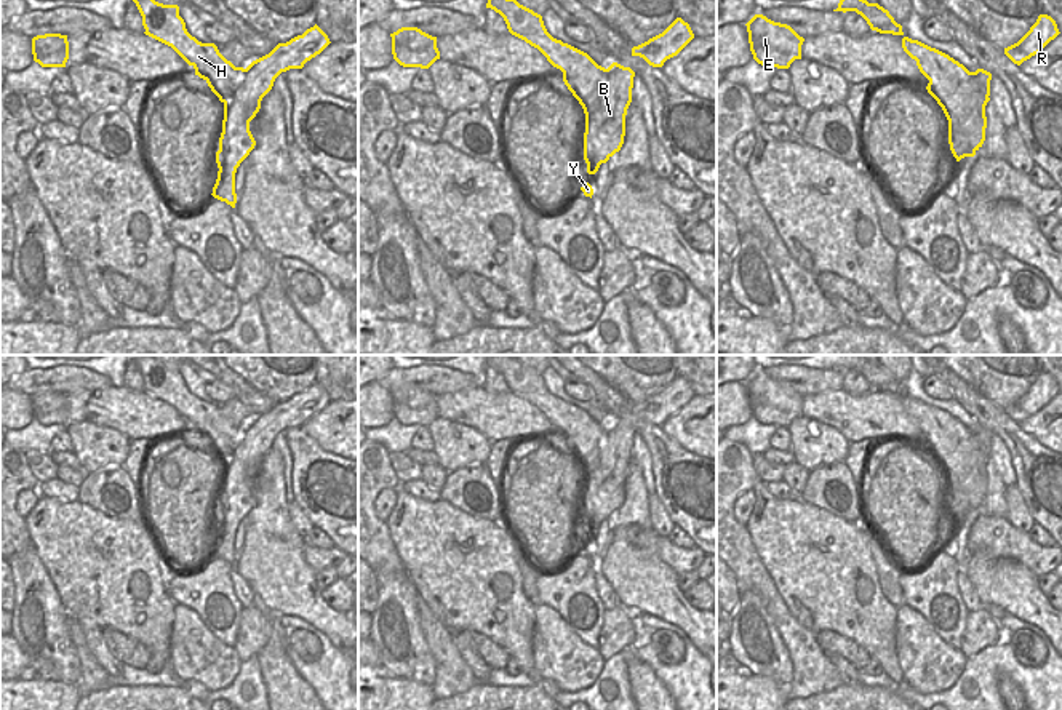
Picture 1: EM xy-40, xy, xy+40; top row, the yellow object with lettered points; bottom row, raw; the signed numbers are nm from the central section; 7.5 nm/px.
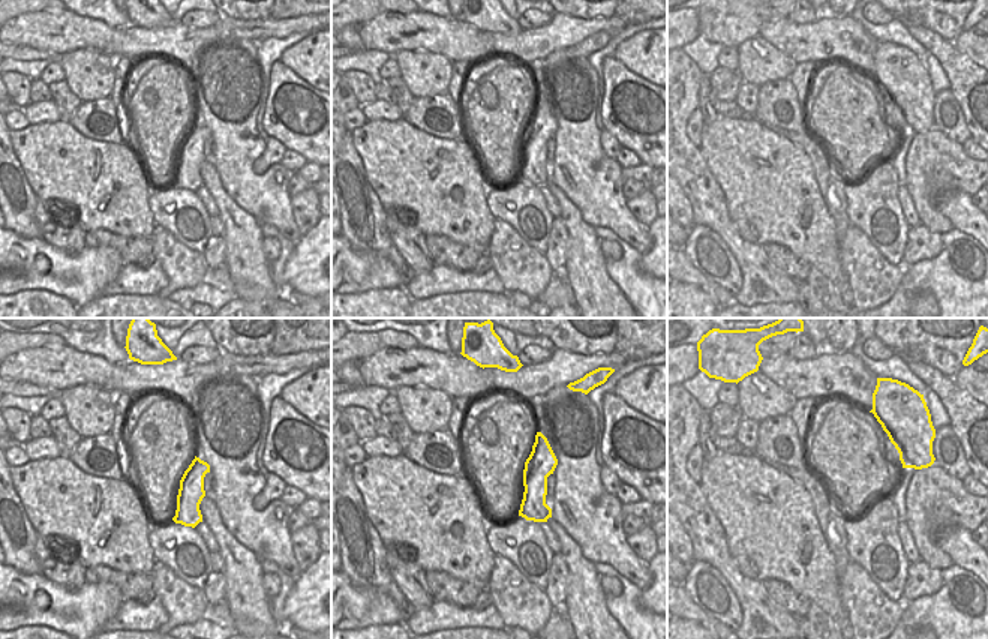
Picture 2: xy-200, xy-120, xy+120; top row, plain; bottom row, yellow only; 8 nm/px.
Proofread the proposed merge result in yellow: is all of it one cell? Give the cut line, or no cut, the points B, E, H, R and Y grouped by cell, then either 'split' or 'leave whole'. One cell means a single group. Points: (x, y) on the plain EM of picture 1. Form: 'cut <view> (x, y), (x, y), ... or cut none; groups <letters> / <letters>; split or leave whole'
cut xy+40 (949, 478), (968, 475), (974, 469), (981, 469), (986, 485); groups B R Y / E H; split

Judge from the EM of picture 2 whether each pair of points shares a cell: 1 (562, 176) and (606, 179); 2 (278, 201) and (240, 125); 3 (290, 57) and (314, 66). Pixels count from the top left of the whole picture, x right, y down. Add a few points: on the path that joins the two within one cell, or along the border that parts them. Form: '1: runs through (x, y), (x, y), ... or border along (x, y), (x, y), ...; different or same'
1: runs through (573, 179), (595, 179); same
2: runs through (258, 186), (240, 168), (240, 144); same
3: runs through (296, 57), (308, 60); same

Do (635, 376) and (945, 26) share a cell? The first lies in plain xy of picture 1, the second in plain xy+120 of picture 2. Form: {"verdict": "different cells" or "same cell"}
{"verdict": "same cell"}

